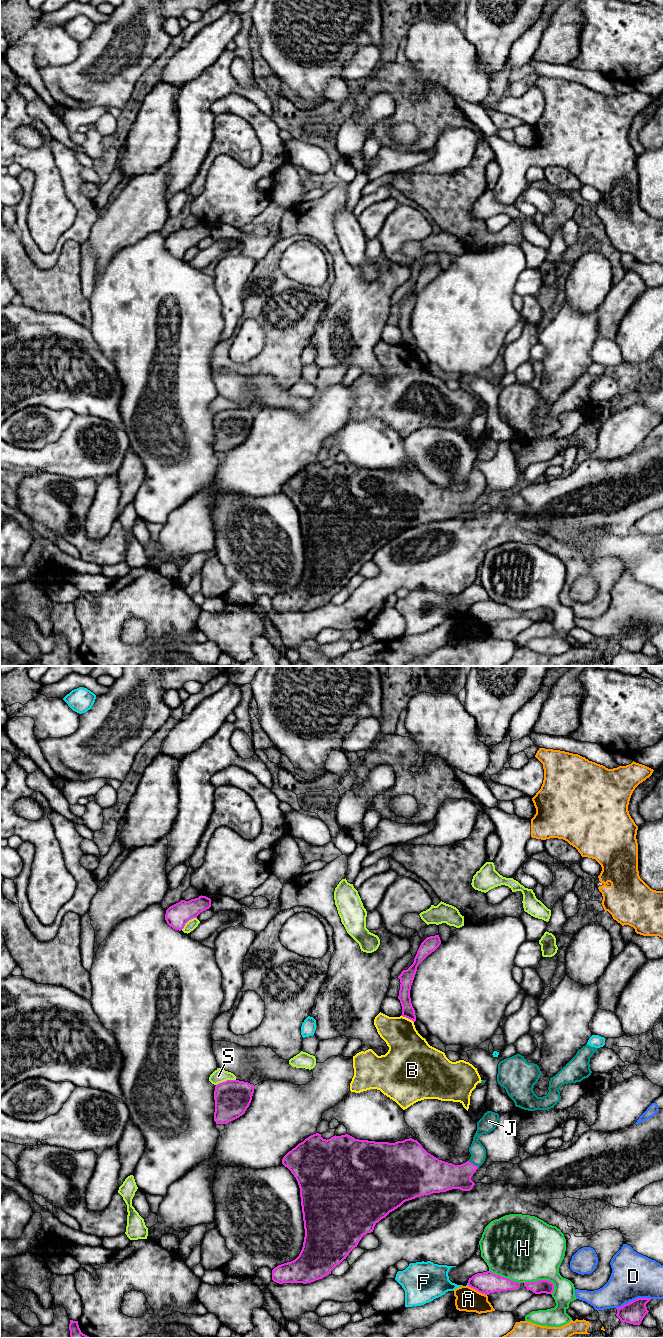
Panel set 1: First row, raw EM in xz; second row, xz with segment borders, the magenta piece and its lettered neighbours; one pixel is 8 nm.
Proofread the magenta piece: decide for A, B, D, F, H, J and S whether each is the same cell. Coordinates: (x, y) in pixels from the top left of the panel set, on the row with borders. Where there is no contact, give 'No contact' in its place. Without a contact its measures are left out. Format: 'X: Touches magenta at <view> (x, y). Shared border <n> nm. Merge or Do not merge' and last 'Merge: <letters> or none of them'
A: Touches magenta at xz (477, 1290). Shared border 170 nm. Do not merge
B: Touches magenta at xz (407, 1017). Shared border 120 nm. Do not merge
D: Touches magenta at xz (633, 1300). Shared border 300 nm. Do not merge
F: Touches magenta at xz (468, 1284). Shared border 30 nm. Do not merge
H: Touches magenta at xz (540, 1280). Shared border 260 nm. Do not merge
J: Touches magenta at xz (472, 1163). Shared border 110 nm. Merge
S: Touches magenta at xz (225, 1081). Shared border 170 nm. Do not merge
Merge: J

